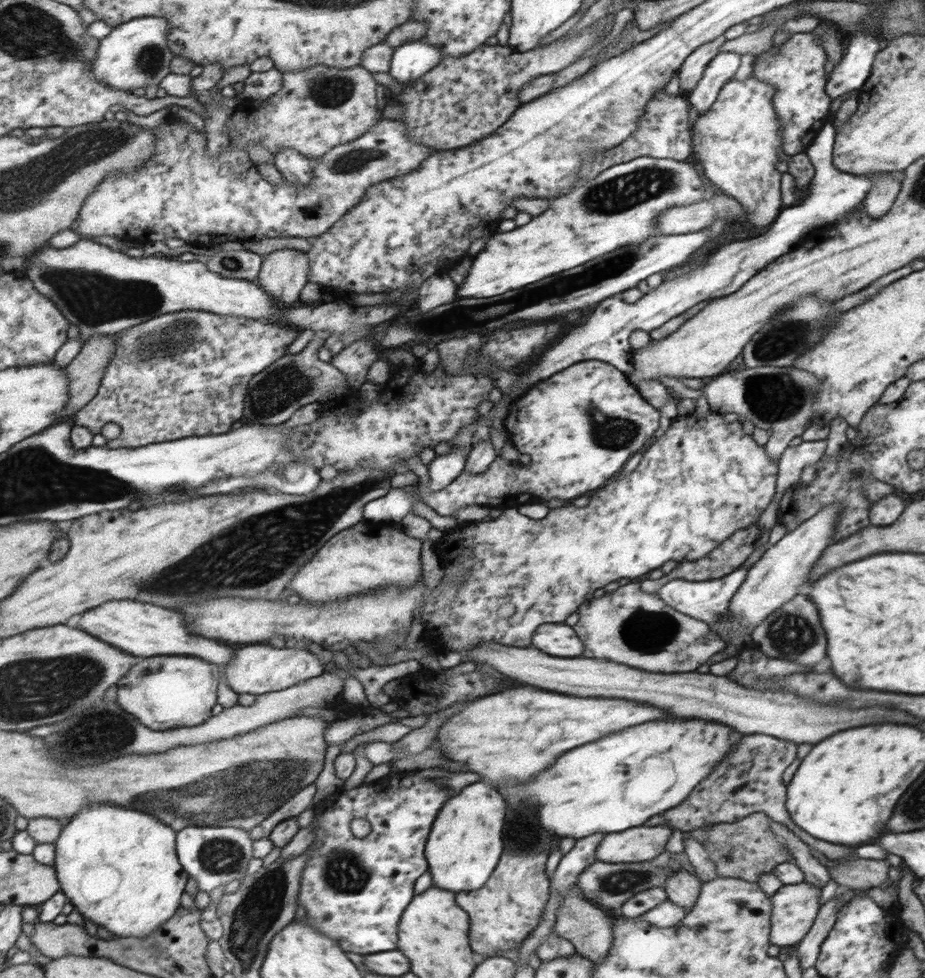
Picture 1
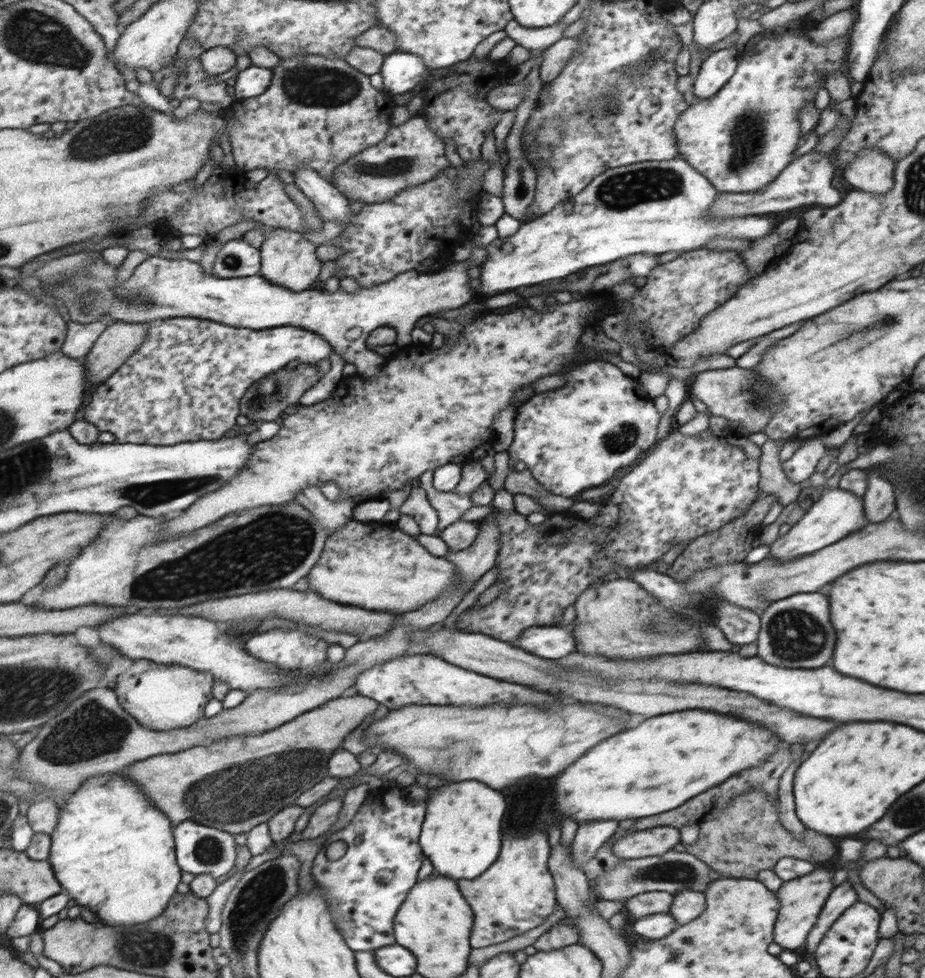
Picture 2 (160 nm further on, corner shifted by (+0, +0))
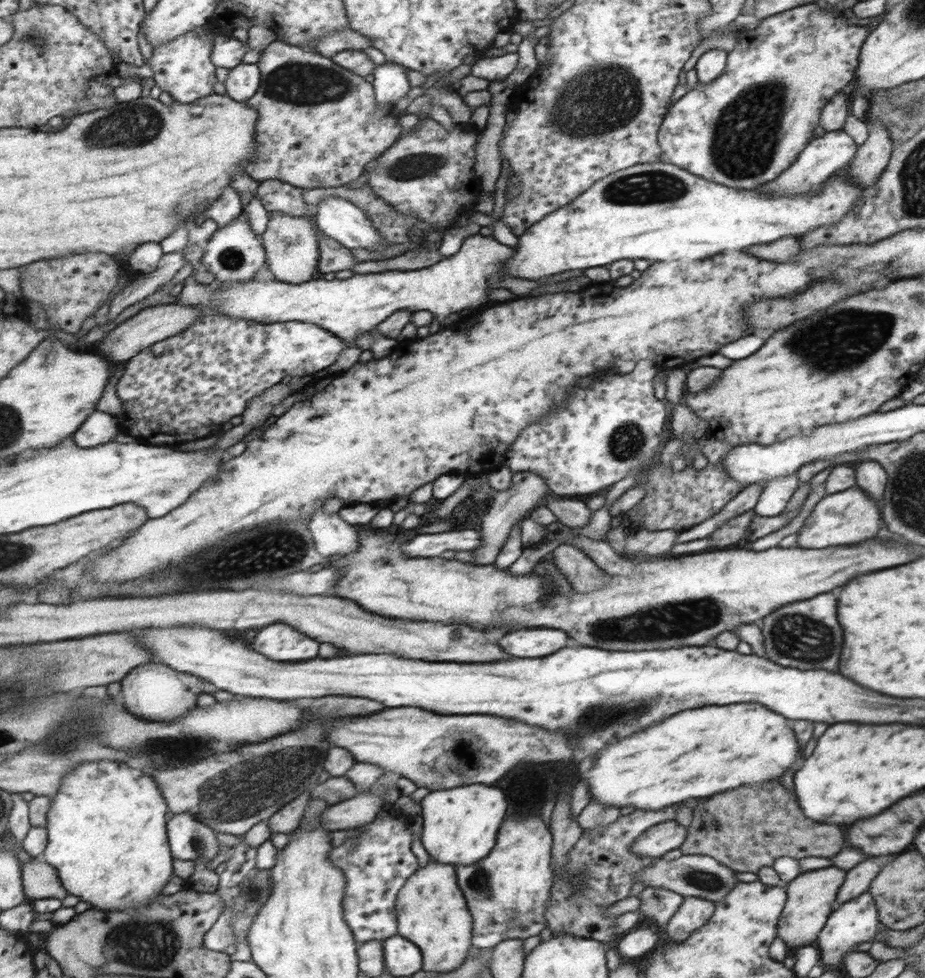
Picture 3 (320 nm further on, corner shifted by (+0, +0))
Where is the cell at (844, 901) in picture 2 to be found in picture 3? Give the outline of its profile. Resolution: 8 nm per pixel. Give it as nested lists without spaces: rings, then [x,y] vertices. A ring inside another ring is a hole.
[[[870,857],[866,860],[863,860],[862,864],[857,864],[856,867],[847,870],[848,875],[845,878],[844,886],[840,888],[840,894],[837,895],[834,910],[836,910],[836,906],[840,906],[845,902],[848,902],[849,900],[852,900],[853,898],[860,896],[860,894],[862,894],[863,892],[868,891],[871,882],[874,880],[874,878],[876,878],[876,875],[880,872],[880,869],[882,867],[883,865],[878,859],[878,857]]]

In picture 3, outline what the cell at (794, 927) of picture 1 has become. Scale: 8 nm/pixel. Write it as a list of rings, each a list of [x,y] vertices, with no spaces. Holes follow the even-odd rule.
[[[836,866],[802,872],[794,880],[786,884],[789,891],[789,902],[778,927],[778,938],[787,946],[802,947],[815,944],[818,935],[824,930],[835,909],[837,895],[844,886],[848,872]]]

